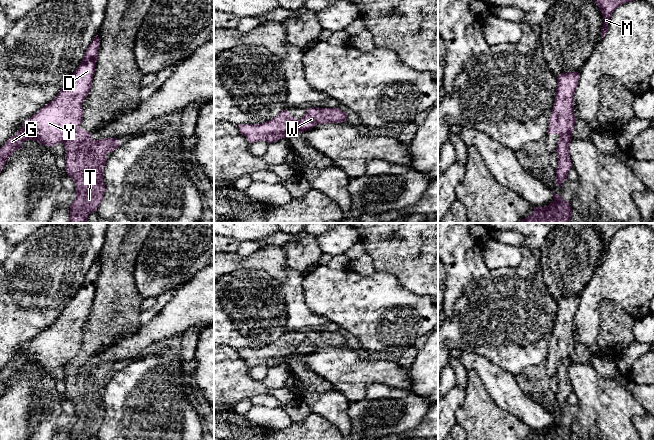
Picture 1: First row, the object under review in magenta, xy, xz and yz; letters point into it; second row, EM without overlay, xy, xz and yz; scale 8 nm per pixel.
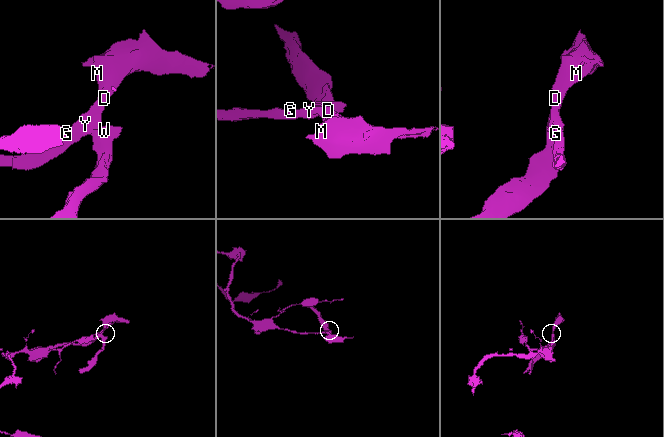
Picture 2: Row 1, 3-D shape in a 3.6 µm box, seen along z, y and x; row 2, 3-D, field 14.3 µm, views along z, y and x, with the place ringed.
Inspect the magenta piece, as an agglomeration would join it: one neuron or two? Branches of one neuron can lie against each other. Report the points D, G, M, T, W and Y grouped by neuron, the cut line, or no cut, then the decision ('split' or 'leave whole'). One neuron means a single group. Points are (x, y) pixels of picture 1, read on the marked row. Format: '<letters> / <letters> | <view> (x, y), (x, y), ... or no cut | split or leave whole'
D G M Y / T W | xy (80, 128), (63, 143) | split

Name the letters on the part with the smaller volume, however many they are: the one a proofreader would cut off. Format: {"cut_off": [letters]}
{"cut_off": ["T", "W"]}

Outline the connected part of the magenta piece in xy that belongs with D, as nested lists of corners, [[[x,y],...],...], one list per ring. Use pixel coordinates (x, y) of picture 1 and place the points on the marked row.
[[[96,35],[91,44],[87,47],[80,65],[64,84],[58,95],[31,118],[26,120],[23,124],[23,128],[14,136],[10,137],[0,148],[0,173],[10,155],[13,154],[15,150],[19,150],[24,141],[33,140],[42,145],[51,147],[59,143],[64,143],[71,135],[80,129],[83,118],[82,103],[91,89],[99,46],[100,39],[98,35]]]

